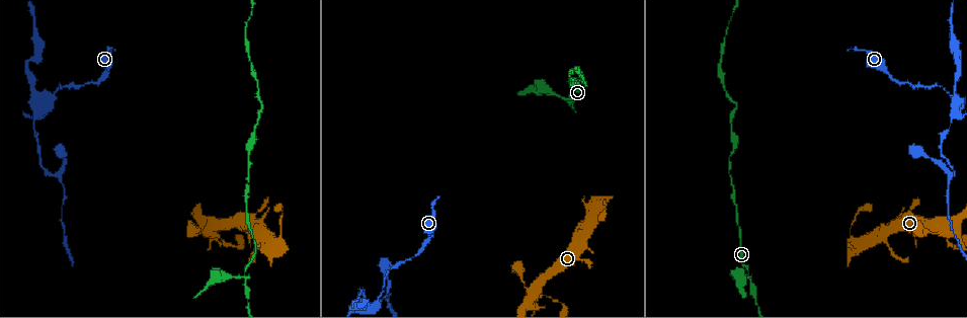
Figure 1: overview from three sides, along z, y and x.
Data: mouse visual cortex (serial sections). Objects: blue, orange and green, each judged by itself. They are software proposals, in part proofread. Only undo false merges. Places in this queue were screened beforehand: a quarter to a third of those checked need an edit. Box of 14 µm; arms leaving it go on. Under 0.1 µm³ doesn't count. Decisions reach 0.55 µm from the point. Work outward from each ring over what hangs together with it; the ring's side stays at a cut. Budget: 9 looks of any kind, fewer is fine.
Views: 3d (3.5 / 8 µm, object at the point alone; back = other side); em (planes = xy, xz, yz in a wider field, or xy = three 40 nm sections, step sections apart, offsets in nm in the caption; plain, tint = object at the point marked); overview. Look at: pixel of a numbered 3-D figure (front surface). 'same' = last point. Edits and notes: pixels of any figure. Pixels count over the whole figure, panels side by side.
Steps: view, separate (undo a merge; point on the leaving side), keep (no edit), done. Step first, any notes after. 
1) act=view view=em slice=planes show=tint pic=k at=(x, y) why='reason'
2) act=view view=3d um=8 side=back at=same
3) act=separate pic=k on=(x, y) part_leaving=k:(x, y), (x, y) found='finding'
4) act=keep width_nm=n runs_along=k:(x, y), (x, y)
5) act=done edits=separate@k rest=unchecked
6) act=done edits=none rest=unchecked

act=view view=3d um=3.5 pic=1 at=(749, 276) why='branch point'

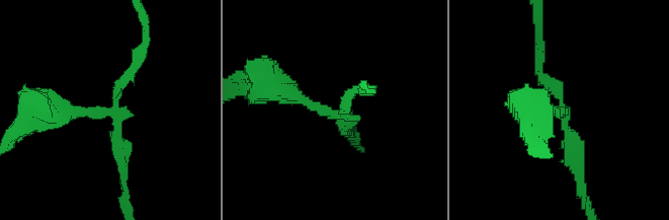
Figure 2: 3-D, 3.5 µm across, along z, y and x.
act=view view=em slice=xy step=5 show=tint pic=2 at=(114, 108) why='shape alone is not enough'

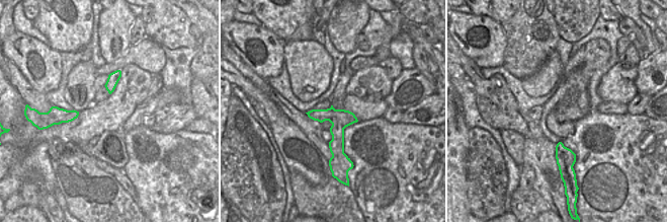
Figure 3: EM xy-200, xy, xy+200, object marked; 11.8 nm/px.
act=separate pic=2 on=(305, 99) part_leaving=2:(336, 113), (249, 84) found='two cells meet here'

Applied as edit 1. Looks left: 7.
act=view view=overview

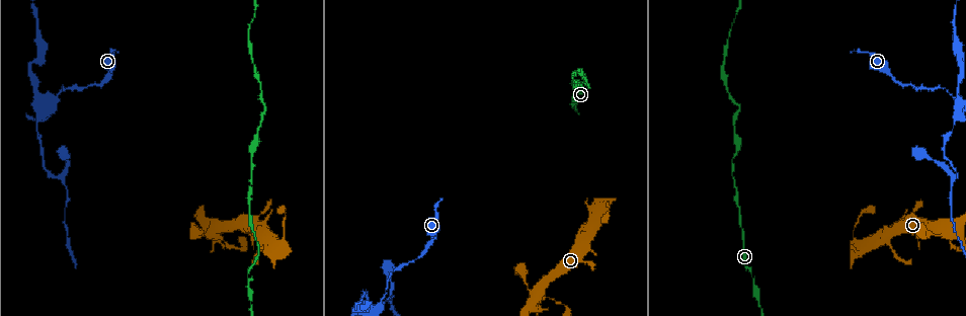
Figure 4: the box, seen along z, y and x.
act=view view=3d um=8 pic=4 at=(856, 244) why='abrupt turn'

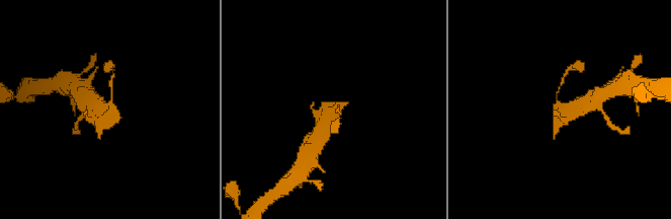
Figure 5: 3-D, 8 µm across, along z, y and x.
act=view view=3d um=3.5 side=back pic=5 at=(334, 111)

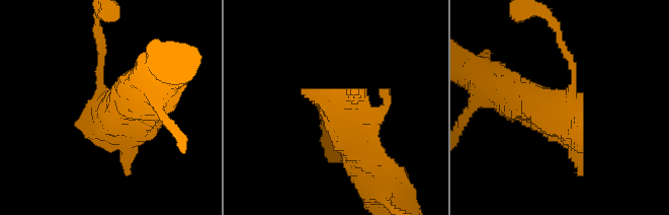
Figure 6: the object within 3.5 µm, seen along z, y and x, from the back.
act=view view=em slice=xy step=5 show=tint pic=6 at=(334, 109) why='need the tissue'

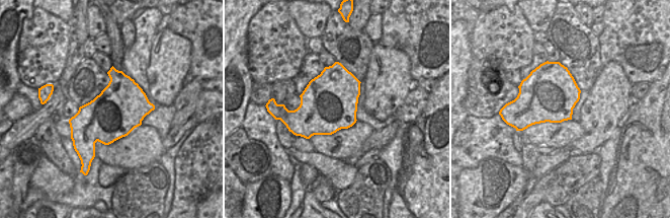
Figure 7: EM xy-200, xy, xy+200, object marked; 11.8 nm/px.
act=keep runs_along=6:(141, 98), (106, 108), (100, 43) found='all the same cell'

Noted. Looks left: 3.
act=view view=3d um=3.5 pic=4 at=(209, 235) why='a narrow waist'

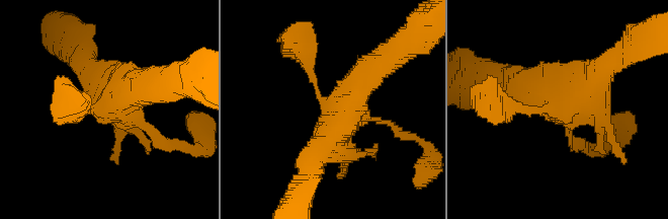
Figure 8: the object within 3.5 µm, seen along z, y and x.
act=view view=em slice=xy step=2 show=tint pic=8 at=(104, 105) why='shape alone is not enough'

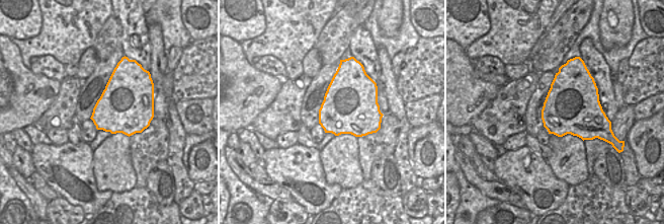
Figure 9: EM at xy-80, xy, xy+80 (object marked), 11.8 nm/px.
act=view view=em slice=planes show=tint at=same

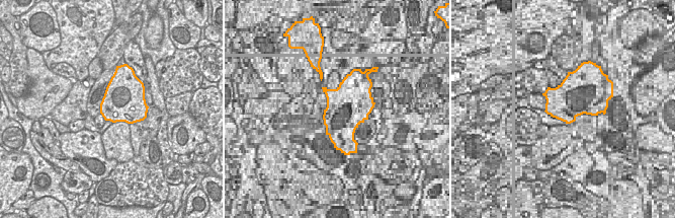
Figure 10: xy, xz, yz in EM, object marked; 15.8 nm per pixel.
act=keep runs_along=8:(387, 59), (361, 79), (315, 154) found='continuous, no second cell'

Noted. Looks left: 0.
act=done edits=separate@2 rest=unchecked

